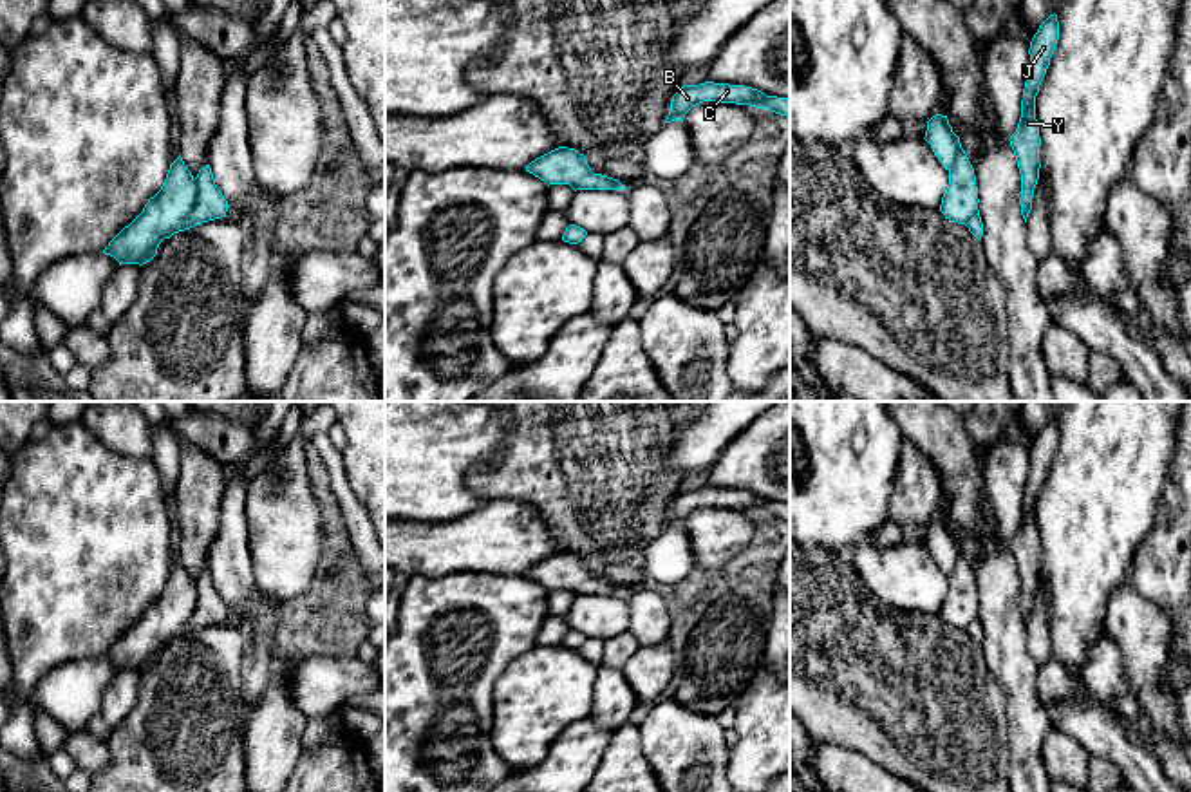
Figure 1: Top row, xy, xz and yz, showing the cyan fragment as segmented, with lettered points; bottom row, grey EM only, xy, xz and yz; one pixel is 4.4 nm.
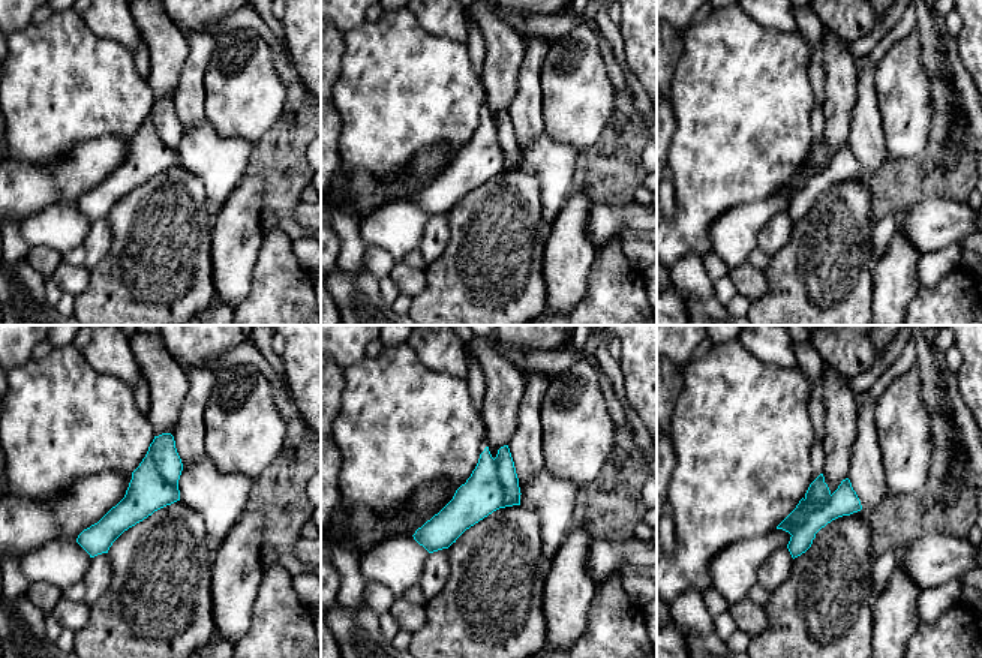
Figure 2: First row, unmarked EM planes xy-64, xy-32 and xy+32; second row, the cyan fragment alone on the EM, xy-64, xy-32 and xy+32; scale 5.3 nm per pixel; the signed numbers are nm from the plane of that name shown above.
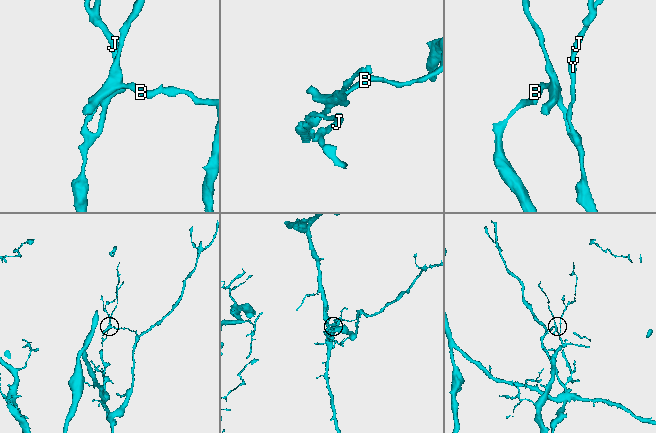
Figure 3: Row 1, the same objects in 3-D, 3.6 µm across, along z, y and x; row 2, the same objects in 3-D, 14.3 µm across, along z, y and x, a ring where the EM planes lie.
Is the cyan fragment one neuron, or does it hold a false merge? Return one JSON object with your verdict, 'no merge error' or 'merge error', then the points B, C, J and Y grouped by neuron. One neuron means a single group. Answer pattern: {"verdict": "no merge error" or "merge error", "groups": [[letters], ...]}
{"verdict": "merge error", "groups": [["B", "C"], ["J", "Y"]]}

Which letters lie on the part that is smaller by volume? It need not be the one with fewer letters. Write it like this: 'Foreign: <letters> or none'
Foreign: B, C

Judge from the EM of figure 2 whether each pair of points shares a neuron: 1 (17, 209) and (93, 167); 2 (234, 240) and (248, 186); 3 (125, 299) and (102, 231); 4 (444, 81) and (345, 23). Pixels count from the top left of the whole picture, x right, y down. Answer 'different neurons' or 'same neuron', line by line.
1: same neuron
2: same neuron
3: different neurons
4: different neurons

